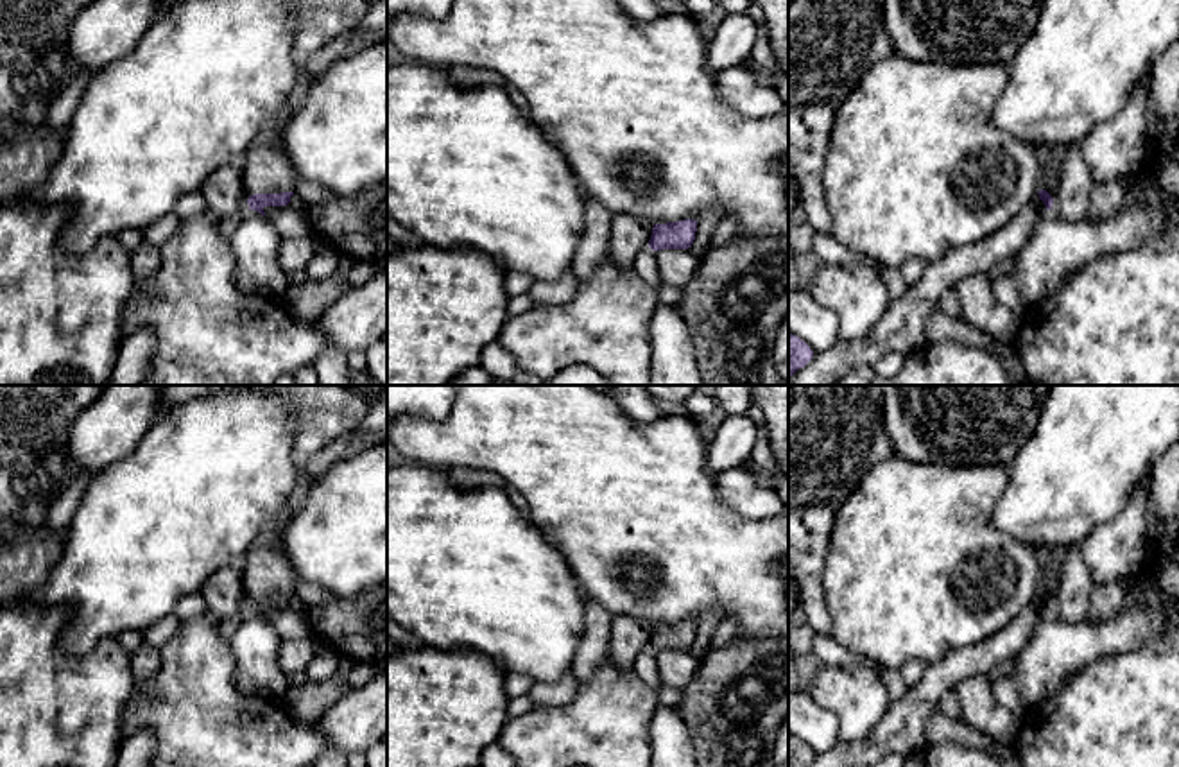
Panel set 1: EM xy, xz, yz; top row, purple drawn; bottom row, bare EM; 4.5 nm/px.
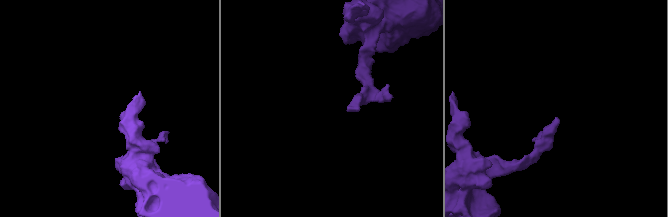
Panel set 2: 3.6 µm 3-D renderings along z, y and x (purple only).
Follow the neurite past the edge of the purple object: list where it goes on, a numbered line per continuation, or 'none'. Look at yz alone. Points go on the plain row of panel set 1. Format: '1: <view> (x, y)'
1: yz (1054, 561)

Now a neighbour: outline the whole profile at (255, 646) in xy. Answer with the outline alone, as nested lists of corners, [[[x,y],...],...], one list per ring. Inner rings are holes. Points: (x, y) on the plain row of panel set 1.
[[[249,611],[231,642],[237,685],[244,694],[274,701],[287,699],[287,676],[278,665],[280,645],[281,638],[272,624]]]

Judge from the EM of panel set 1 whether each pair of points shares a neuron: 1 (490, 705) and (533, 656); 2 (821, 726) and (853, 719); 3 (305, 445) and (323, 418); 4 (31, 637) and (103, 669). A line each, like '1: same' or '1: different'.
1: different
2: different
3: same
4: same

